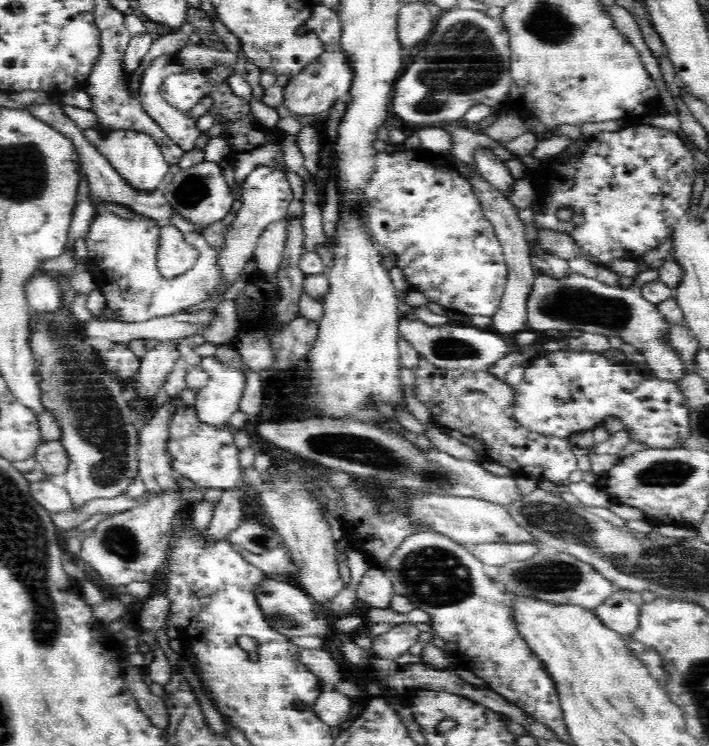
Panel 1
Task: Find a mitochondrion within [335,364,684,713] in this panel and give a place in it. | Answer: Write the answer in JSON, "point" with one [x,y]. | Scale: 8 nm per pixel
{"point":[435,576]}

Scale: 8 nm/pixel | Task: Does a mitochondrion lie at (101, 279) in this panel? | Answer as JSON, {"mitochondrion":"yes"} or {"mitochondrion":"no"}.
{"mitochondrion":"no"}

